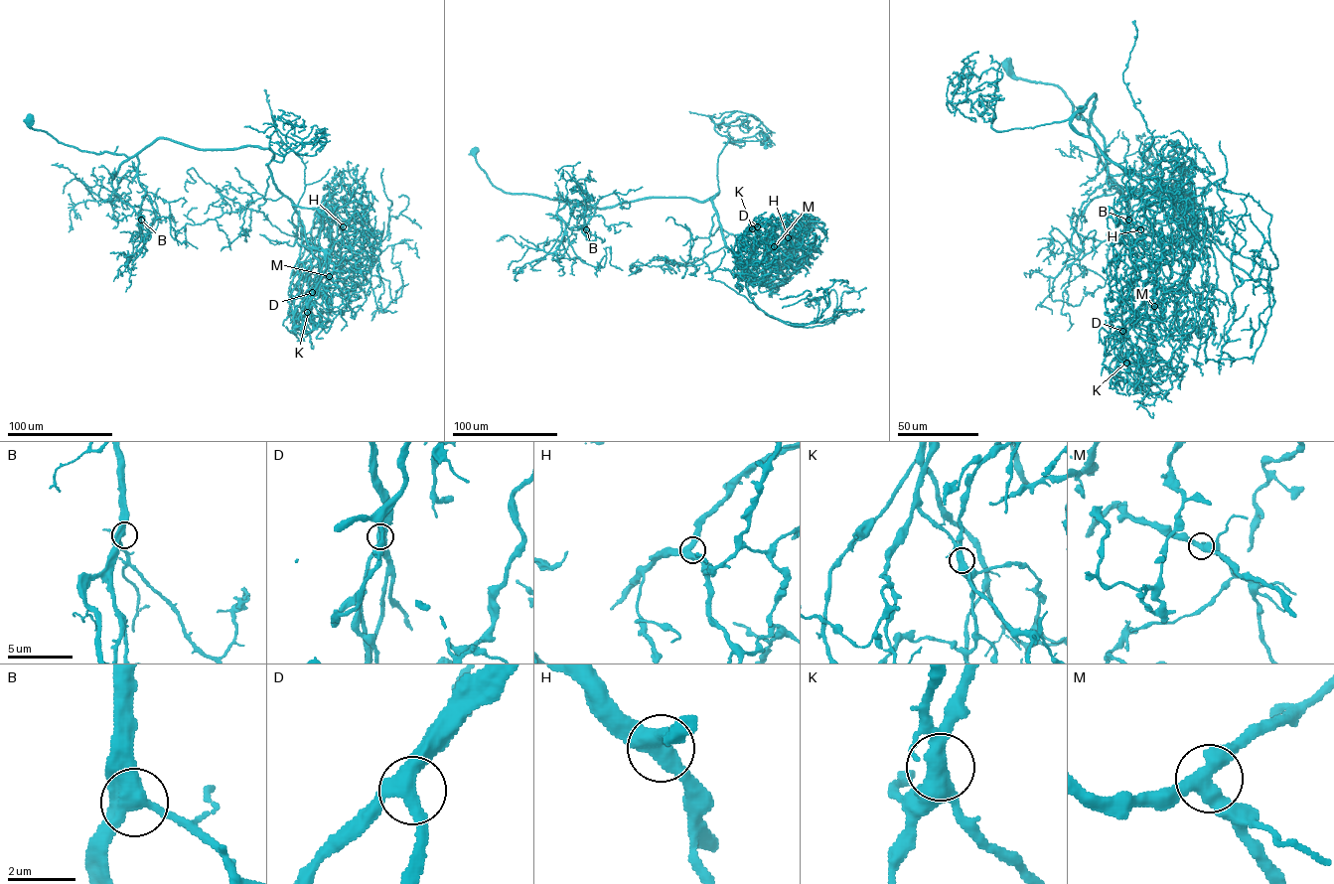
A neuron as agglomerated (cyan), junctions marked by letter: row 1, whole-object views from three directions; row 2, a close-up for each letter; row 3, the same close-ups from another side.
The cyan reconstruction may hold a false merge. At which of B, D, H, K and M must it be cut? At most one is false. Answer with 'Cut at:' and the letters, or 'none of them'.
Cut at: K

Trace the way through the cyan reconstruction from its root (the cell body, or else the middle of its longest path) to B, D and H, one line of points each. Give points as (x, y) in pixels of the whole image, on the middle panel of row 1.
B: (474, 151), (478, 165), (489, 181), (504, 192), (538, 195), (580, 205), (583, 215), (591, 217), (586, 229)
D: (474, 151), (505, 193), (603, 208), (719, 192), (725, 244), (746, 266), (771, 228), (757, 226)
H: (474, 151), (505, 193), (603, 208), (647, 198), (706, 201), (719, 192), (712, 205), (736, 258), (788, 237)

